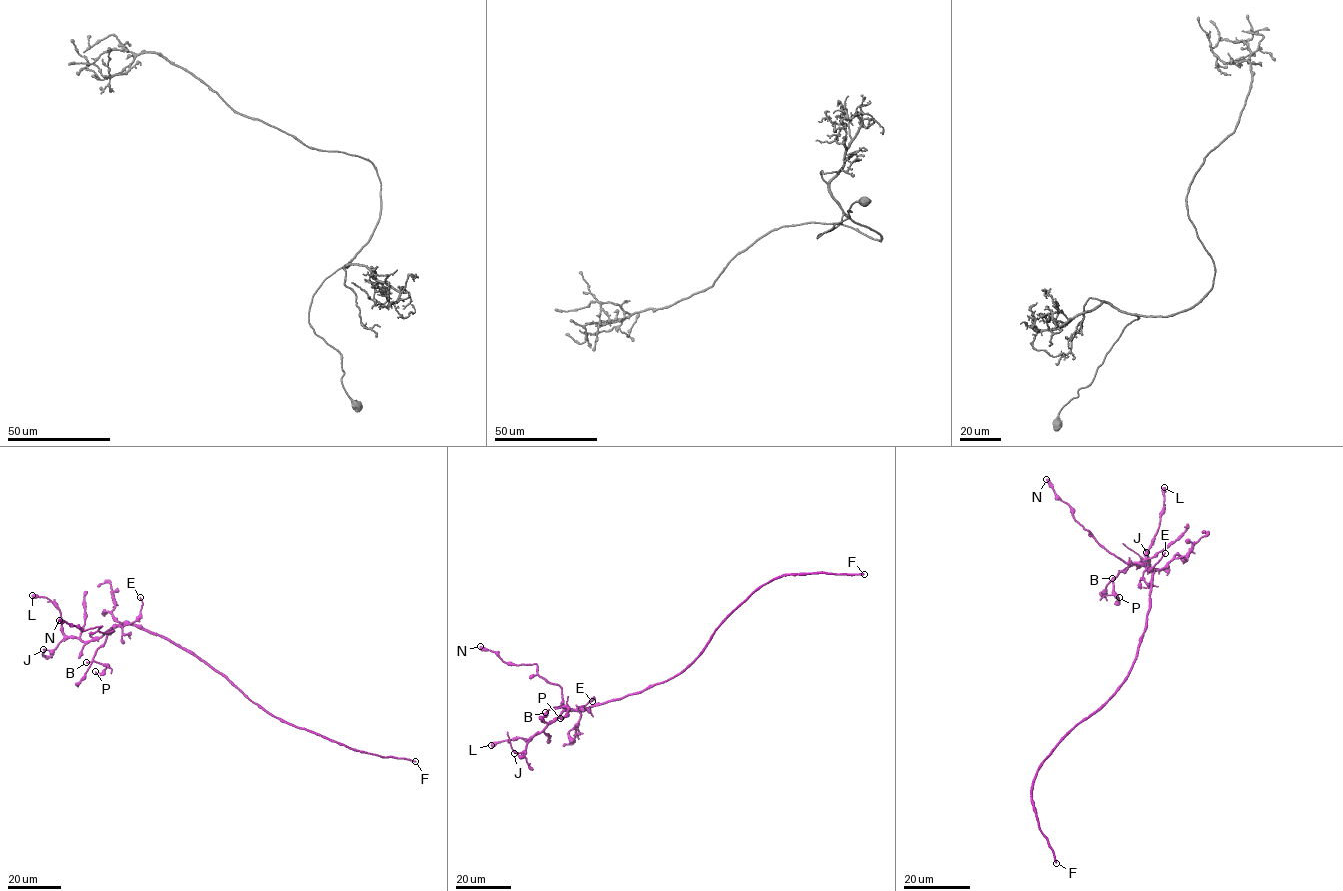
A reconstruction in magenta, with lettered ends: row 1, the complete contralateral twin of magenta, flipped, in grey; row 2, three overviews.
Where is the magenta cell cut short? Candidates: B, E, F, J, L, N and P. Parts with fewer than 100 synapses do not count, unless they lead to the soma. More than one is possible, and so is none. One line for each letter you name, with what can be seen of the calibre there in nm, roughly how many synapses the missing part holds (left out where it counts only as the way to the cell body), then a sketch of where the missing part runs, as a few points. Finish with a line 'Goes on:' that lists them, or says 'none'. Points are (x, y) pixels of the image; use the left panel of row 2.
F: 260 nm | 500 syn
Goes on: F

